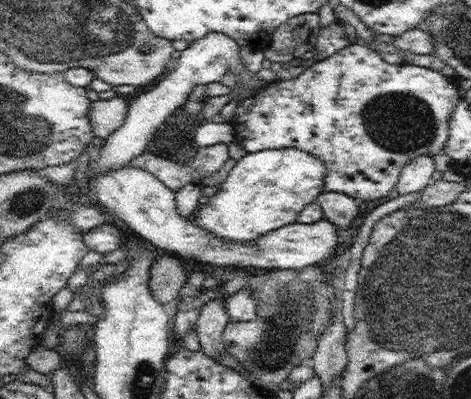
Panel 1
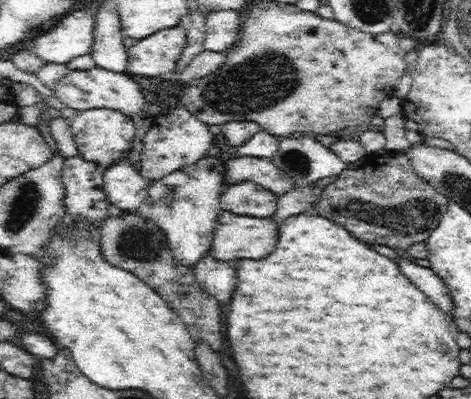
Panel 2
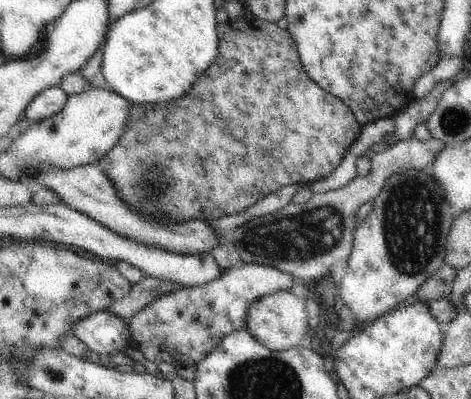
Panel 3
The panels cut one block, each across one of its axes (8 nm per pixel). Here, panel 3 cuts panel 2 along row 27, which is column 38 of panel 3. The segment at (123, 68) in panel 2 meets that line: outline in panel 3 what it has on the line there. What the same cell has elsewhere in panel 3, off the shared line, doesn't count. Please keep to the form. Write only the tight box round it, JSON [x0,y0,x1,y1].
[23,86,69,124]

